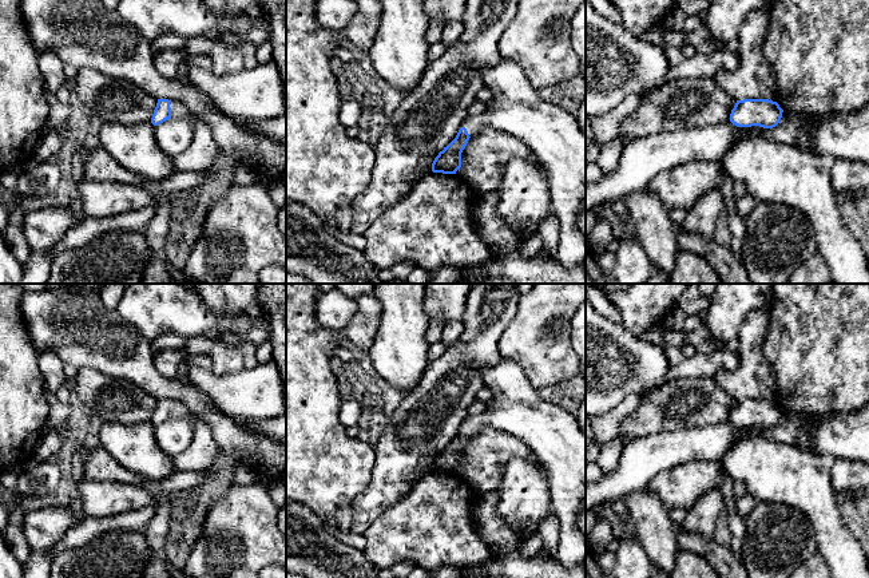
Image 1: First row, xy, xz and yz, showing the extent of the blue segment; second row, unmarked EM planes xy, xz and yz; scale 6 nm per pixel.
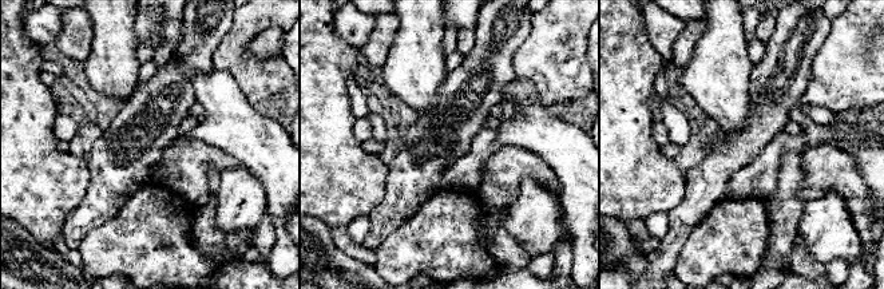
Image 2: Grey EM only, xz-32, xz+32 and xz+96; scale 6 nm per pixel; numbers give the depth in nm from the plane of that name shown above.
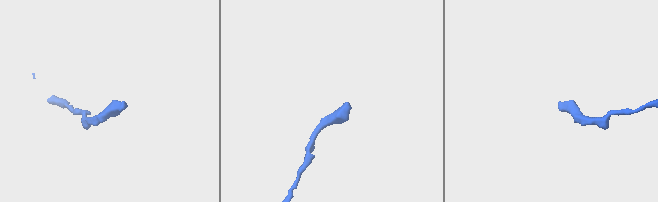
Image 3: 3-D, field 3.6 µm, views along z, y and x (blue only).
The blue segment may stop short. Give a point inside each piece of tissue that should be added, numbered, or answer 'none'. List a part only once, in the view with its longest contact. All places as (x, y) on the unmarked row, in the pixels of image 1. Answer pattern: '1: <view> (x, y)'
1: xy (178, 410)

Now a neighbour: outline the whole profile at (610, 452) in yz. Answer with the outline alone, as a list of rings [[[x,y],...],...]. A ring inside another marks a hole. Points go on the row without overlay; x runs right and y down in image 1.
[[[618,436],[600,447],[600,454],[596,459],[603,475],[614,471],[619,463],[619,458],[622,454],[623,442],[622,438]]]

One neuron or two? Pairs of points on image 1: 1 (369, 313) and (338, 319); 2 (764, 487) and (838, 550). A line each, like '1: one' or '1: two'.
1: two
2: one

